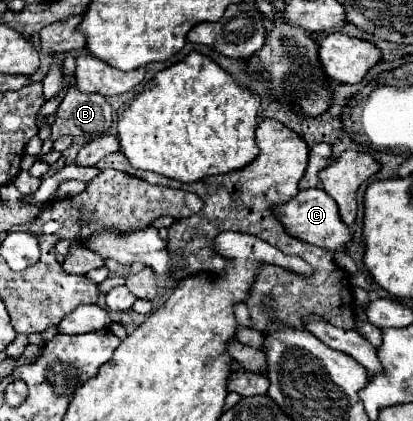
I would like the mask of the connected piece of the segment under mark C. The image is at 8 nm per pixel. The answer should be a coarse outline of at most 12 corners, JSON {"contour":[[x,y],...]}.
{"contour":[[323,189],[275,209],[289,235],[345,251],[351,237]]}

